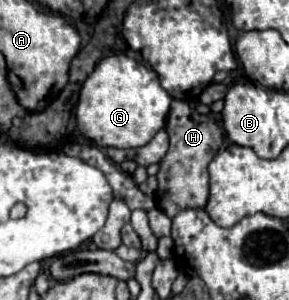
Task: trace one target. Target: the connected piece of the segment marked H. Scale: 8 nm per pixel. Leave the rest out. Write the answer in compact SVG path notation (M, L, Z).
M185 100L171 102L165 130L169 134L171 146L167 156L159 162L159 172L157 172L159 188L155 194L155 202L157 208L161 208L169 218L175 218L181 210L205 208L209 198L207 166L223 142L223 132L211 116L203 116L197 110L189 108Z

